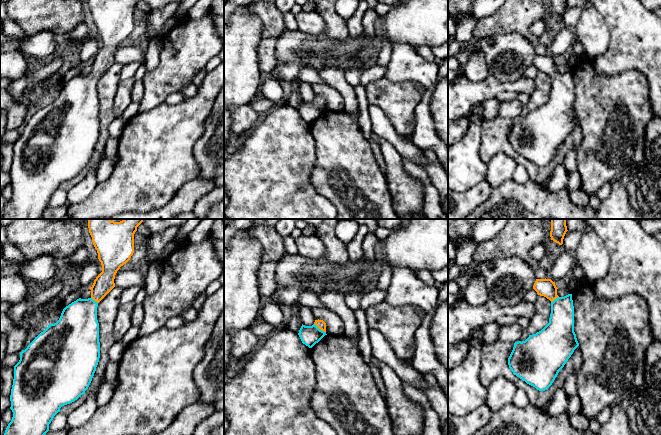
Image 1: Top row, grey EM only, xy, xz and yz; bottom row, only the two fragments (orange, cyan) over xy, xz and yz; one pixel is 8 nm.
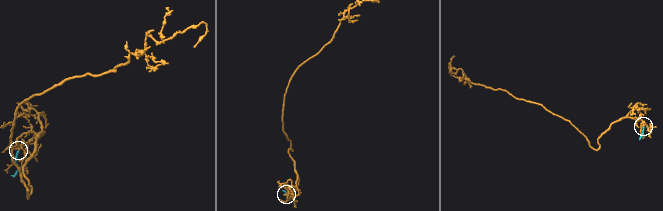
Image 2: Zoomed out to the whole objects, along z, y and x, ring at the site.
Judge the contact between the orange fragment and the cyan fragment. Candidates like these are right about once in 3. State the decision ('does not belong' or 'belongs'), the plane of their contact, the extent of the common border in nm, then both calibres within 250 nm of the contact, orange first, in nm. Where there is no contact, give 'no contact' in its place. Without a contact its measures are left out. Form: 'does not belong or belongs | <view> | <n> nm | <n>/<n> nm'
belongs | xz | 120 nm | 70/160 nm

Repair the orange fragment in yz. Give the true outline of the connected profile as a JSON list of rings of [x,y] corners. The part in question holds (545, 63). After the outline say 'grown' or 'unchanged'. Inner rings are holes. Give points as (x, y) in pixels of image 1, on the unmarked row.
[[[536,55],[533,65],[551,77],[549,99],[525,117],[514,119],[508,141],[514,151],[539,167],[547,166],[579,119],[574,108],[572,70],[557,71],[551,55]]] | grown

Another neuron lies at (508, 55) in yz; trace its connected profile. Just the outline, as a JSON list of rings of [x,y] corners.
[[[496,33],[476,42],[485,55],[487,71],[500,82],[514,82],[536,57],[533,45],[519,33]]]

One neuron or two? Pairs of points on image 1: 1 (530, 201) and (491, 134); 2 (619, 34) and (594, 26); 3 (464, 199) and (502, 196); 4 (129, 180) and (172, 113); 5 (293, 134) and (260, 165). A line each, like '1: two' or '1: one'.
1: two
2: two
3: two
4: one
5: one

